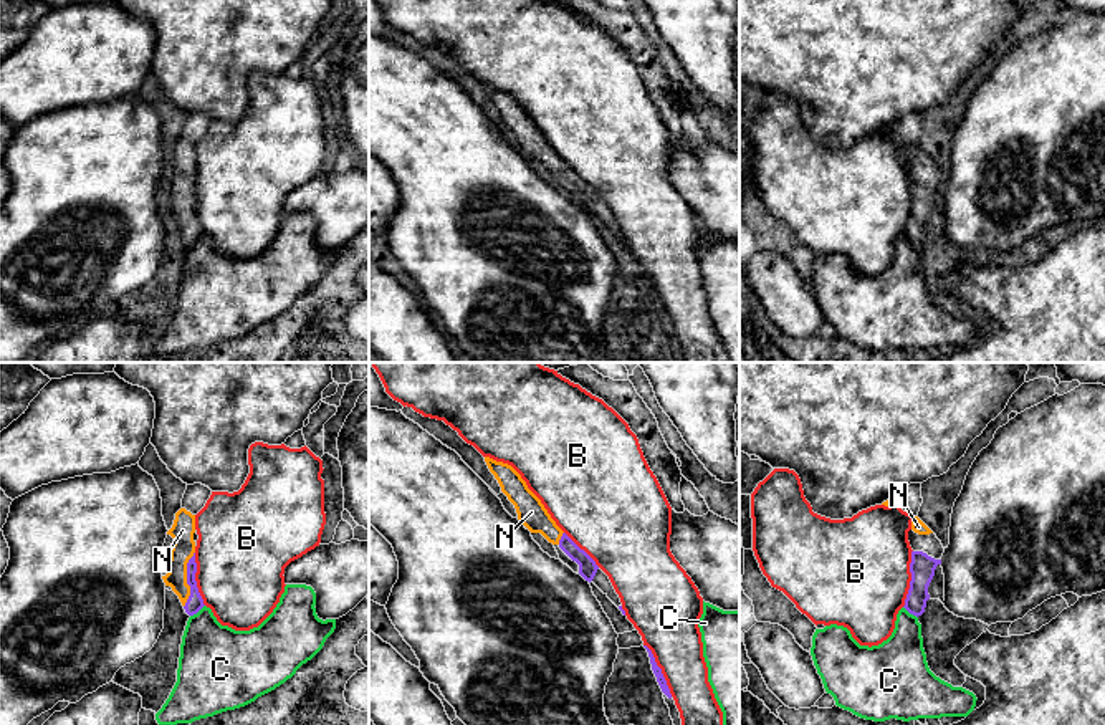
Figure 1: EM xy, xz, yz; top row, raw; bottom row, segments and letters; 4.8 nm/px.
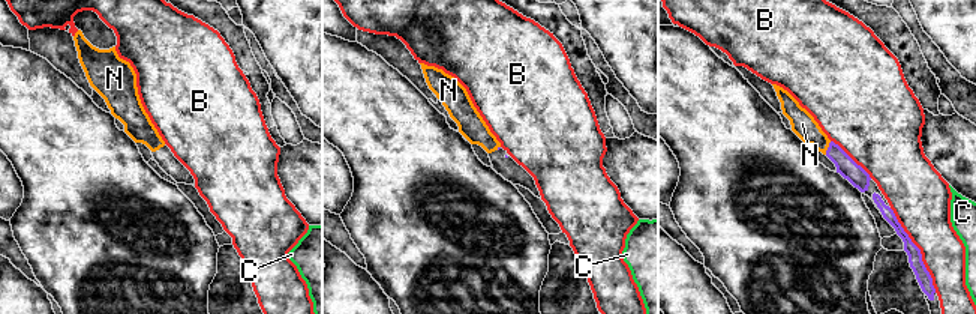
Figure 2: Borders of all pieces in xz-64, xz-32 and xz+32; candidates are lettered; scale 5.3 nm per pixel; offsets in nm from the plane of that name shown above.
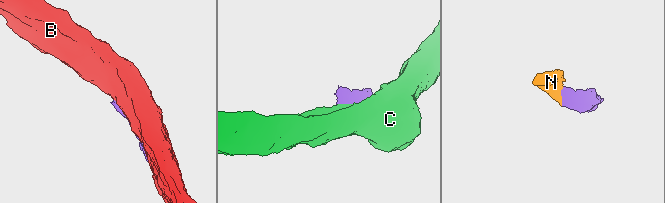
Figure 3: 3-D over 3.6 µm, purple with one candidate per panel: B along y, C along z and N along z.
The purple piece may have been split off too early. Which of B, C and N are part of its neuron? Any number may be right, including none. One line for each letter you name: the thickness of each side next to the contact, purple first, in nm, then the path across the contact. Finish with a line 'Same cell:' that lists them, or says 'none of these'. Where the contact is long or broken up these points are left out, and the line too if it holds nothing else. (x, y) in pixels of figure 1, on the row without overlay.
N: 80 nm thick on the purple side, 120 nm on the other; runs through xy (194, 232), (189, 225), (187, 209), (182, 159)
Same cell: N

